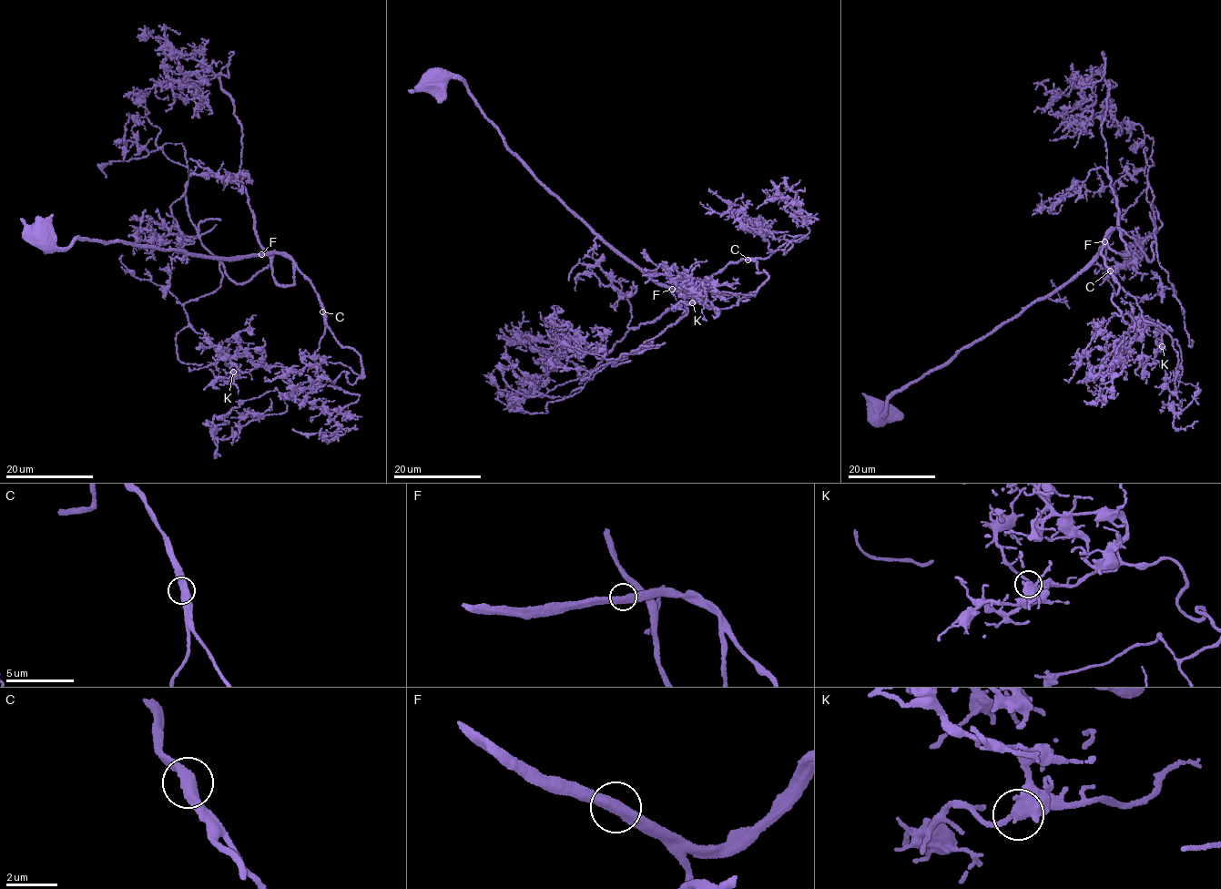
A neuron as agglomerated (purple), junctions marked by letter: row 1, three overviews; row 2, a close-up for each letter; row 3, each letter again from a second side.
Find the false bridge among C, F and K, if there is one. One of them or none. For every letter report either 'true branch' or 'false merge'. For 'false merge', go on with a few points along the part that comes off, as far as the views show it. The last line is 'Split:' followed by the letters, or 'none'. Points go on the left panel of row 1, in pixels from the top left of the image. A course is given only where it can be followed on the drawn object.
C: true branch
F: true branch
K: true branch
Split: none

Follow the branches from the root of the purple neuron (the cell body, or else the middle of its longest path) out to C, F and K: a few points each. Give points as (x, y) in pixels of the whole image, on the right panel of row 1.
C: (878, 416), (882, 418), (897, 392), (941, 368), (962, 347), (1072, 279), (1114, 229), (1102, 251), (1110, 270)
F: (878, 416), (882, 418), (897, 392), (941, 368), (962, 347), (1072, 279), (1103, 241)
K: (878, 416), (897, 392), (1072, 279), (1114, 229), (1104, 265), (1145, 320), (1172, 330), (1156, 322), (1162, 346)

